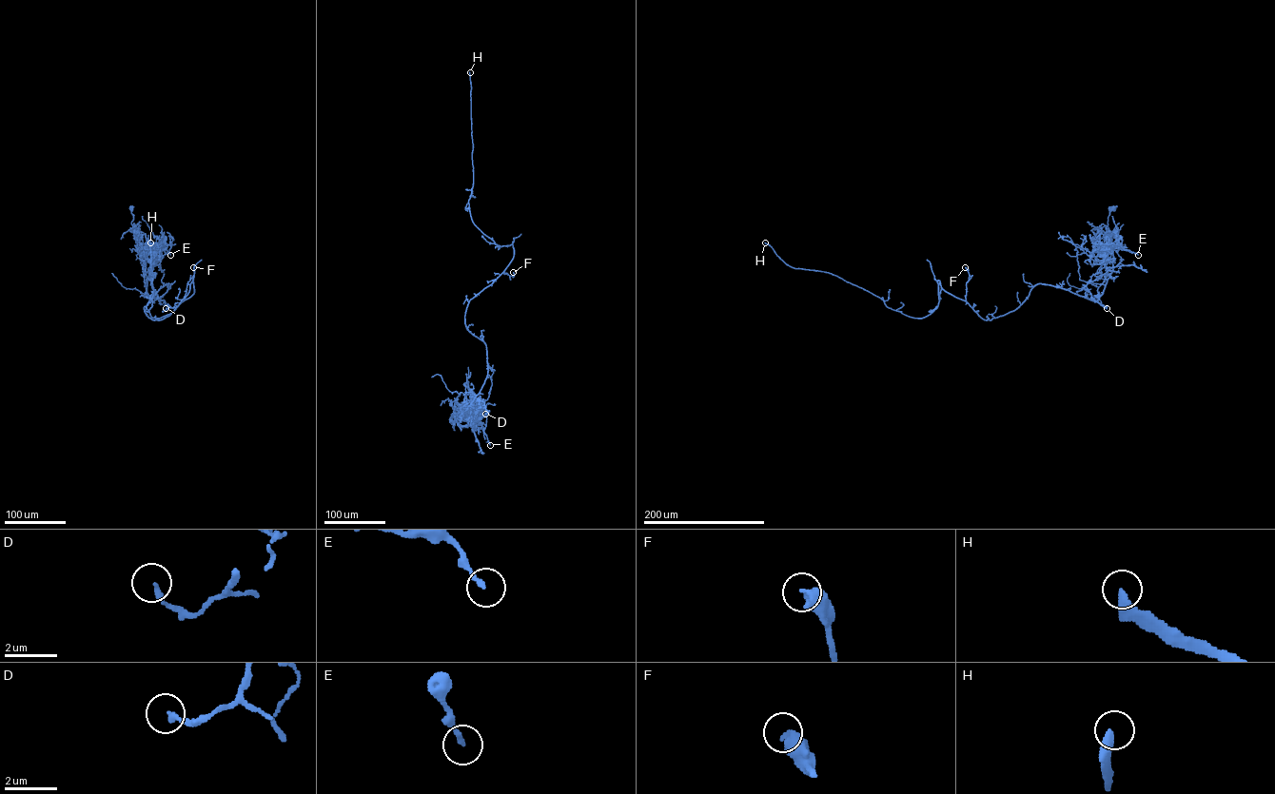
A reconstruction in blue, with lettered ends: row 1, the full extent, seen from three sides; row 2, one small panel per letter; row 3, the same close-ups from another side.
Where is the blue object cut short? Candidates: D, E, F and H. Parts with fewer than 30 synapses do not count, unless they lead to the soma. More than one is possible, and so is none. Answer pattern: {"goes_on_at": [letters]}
{"goes_on_at": ["H"]}

